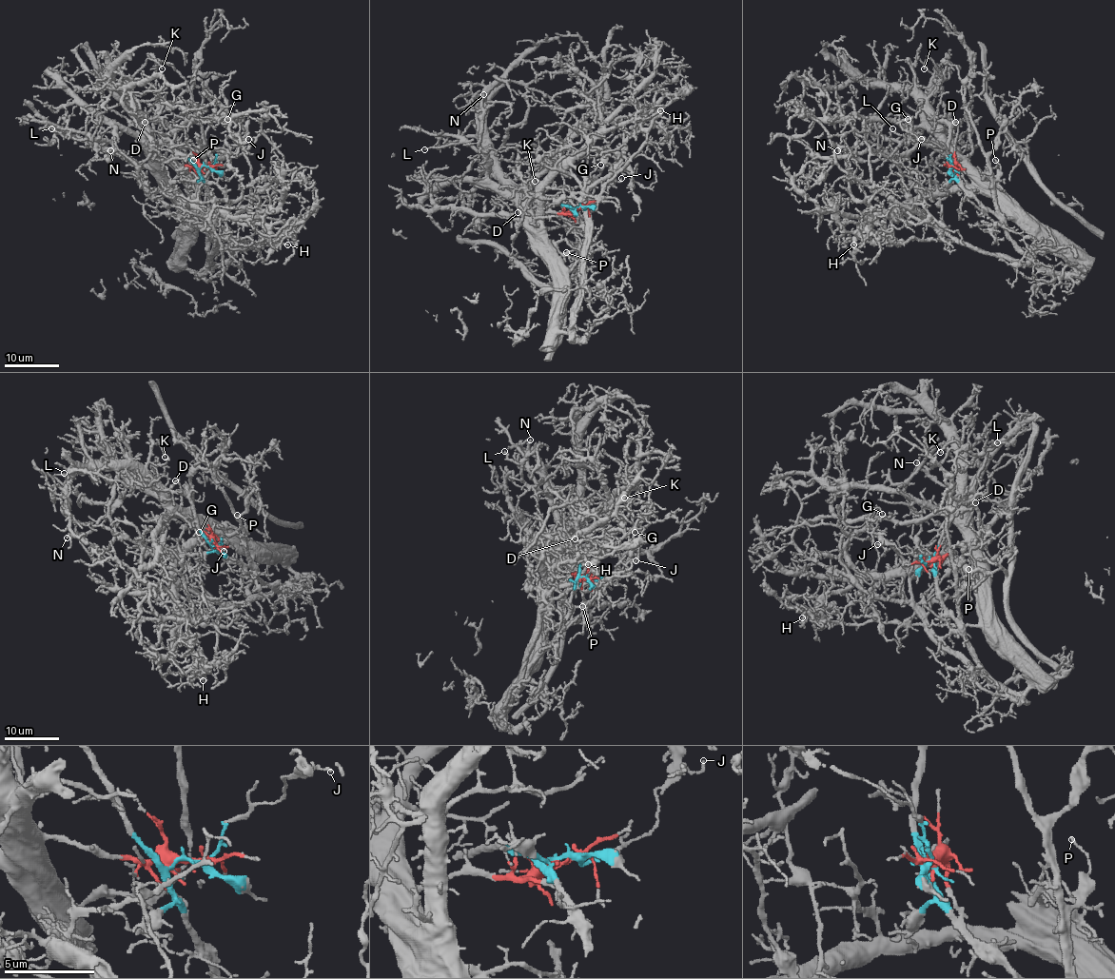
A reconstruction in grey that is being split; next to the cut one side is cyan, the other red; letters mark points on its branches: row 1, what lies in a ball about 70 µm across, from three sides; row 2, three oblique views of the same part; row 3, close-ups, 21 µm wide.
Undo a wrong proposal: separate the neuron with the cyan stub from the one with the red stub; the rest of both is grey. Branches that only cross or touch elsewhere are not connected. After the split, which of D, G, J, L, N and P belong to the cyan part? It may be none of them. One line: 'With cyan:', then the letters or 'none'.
With cyan: G, J, P

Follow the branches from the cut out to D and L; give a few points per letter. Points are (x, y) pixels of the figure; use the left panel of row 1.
D: (204, 166), (185, 166), (163, 159), (156, 151), (152, 130), (145, 123)
L: (204, 166), (178, 165), (160, 159), (134, 136), (115, 127), (112, 140), (64, 137), (51, 127)

